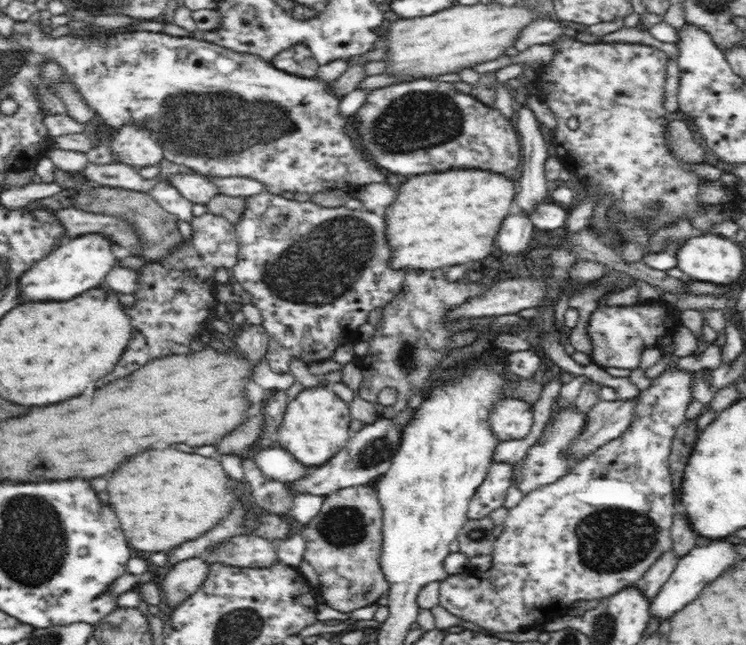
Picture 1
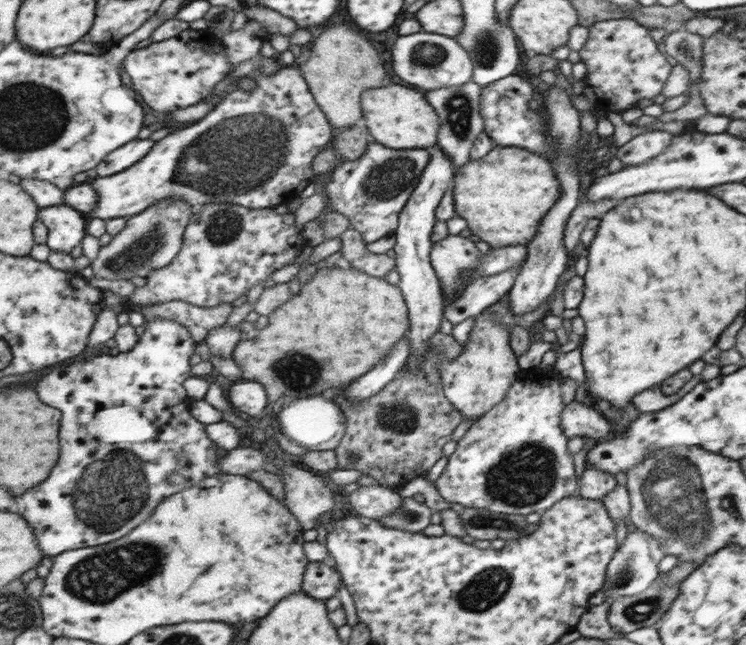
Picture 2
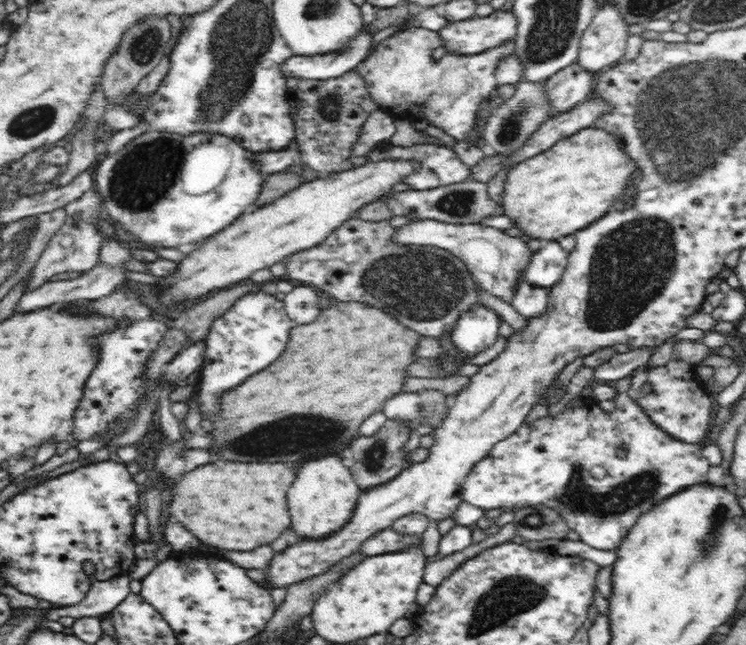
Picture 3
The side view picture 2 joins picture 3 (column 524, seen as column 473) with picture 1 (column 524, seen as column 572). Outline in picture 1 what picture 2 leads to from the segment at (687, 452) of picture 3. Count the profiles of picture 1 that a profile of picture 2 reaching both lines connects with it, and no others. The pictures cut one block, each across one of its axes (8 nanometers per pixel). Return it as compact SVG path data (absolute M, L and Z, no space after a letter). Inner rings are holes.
M572 406L566 408L564 412L558 414L556 420L552 420L554 424L546 428L546 432L542 434L540 442L538 444L533 444L528 449L528 458L524 460L524 464L518 464L514 468L516 472L516 482L518 482L518 488L522 492L532 492L540 488L540 486L550 485L554 482L557 482L560 478L564 477L568 470L574 466L574 462L568 462L564 458L560 458L560 452L564 448L568 448L568 444L574 441L574 438L578 437L578 430L582 429L582 426L585 426L586 416L582 418L582 414L578 414Z

